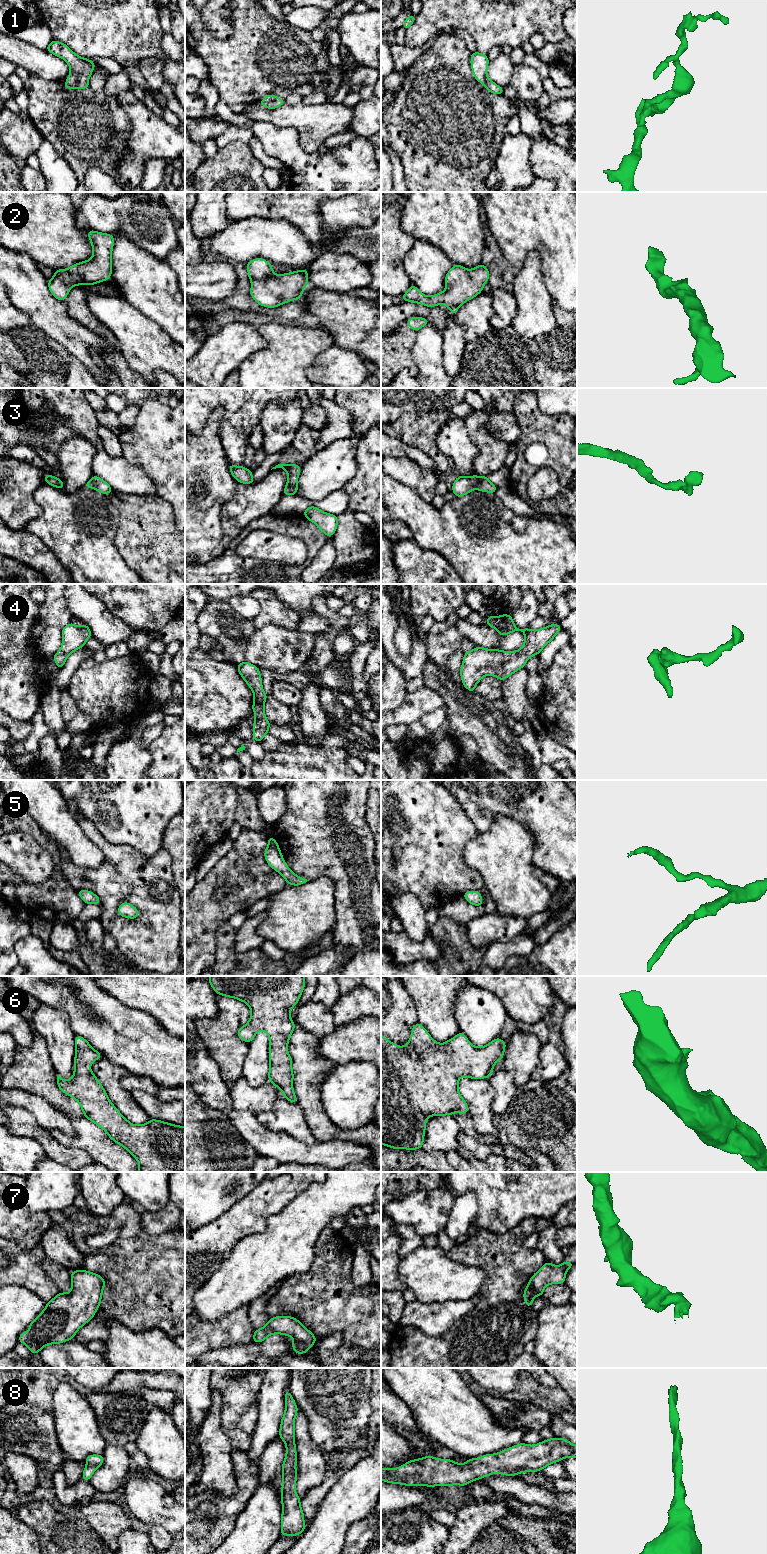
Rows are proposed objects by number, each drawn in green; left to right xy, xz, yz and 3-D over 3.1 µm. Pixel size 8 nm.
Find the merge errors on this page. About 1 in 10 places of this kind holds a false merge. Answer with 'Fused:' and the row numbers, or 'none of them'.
Fused: none of them

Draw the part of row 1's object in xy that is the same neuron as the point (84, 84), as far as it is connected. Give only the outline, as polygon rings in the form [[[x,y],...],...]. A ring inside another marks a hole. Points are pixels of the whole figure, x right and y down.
[[[52,40],[45,50],[62,58],[70,66],[70,74],[63,87],[66,89],[87,89],[89,87],[88,79],[97,65],[96,63],[88,58],[80,57],[70,50],[66,44],[56,40]]]

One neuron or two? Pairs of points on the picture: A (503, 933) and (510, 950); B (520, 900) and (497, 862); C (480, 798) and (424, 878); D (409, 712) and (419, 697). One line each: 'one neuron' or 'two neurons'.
A: two neurons
B: one neuron
C: two neurons
D: one neuron

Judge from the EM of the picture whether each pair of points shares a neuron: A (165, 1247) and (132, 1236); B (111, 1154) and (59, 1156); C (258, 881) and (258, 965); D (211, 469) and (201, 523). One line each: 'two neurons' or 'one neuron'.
A: one neuron
B: two neurons
C: two neurons
D: one neuron

